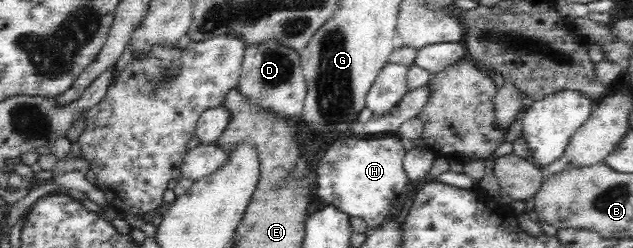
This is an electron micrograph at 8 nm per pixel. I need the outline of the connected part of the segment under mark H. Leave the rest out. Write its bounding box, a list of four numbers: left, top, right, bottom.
[314,135,410,227]

